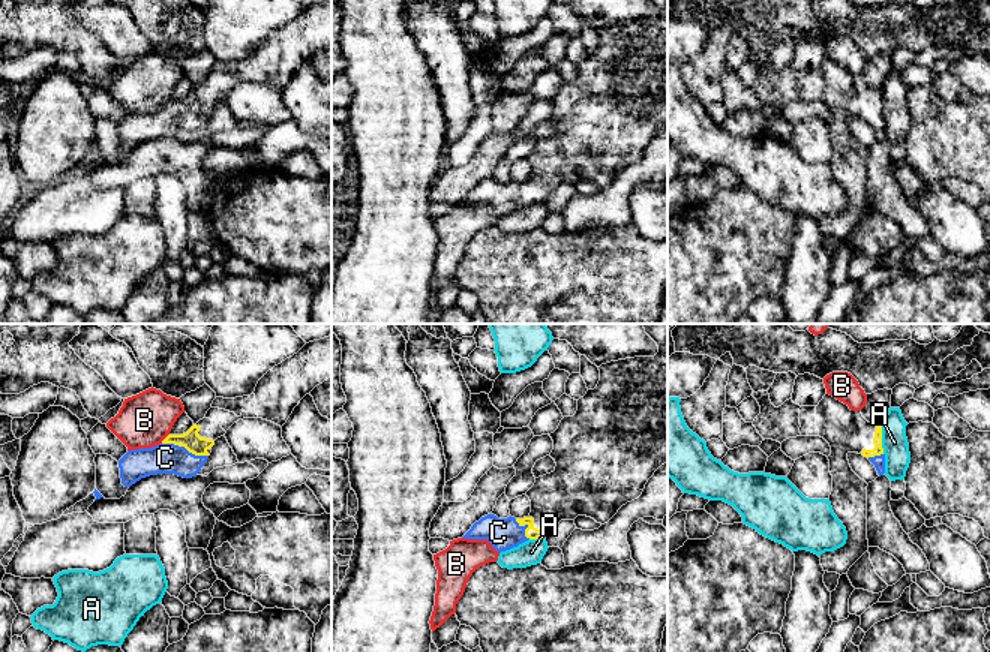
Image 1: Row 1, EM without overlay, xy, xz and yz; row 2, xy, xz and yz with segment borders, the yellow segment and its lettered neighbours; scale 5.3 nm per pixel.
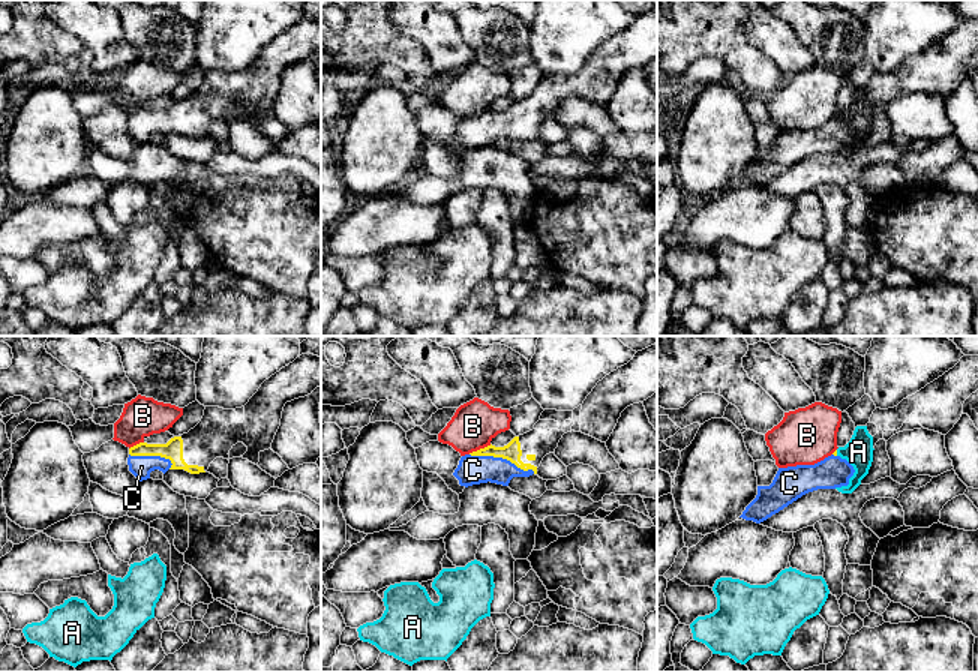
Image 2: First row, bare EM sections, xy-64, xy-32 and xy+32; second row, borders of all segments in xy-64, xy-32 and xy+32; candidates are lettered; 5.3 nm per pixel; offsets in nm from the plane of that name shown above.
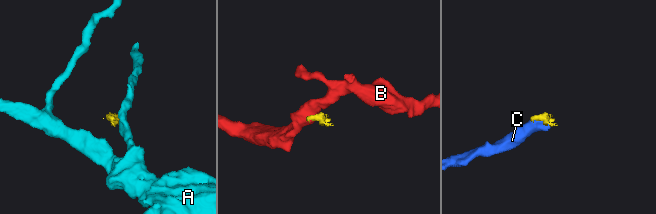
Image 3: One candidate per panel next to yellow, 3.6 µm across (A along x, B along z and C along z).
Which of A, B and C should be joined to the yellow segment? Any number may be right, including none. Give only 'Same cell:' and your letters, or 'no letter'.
Same cell: C

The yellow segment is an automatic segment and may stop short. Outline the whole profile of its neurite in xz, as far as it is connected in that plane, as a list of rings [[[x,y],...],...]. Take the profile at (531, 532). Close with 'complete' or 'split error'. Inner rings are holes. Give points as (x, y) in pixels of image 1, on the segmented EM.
[[[642,324],[657,343],[654,357],[634,357],[602,364],[600,381],[578,400],[573,417],[564,417],[549,436],[555,471],[536,478],[526,492],[531,513],[524,519],[498,519],[488,514],[462,537],[488,540],[496,552],[506,552],[528,540],[546,538],[561,520],[586,516],[608,523],[618,510],[638,499],[648,480],[668,463],[668,324]]]; split error

